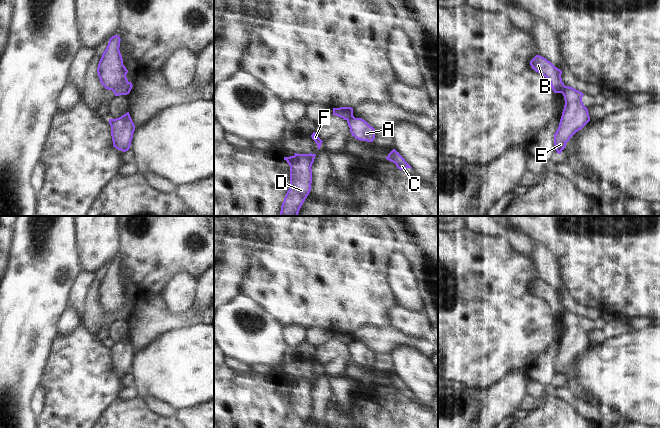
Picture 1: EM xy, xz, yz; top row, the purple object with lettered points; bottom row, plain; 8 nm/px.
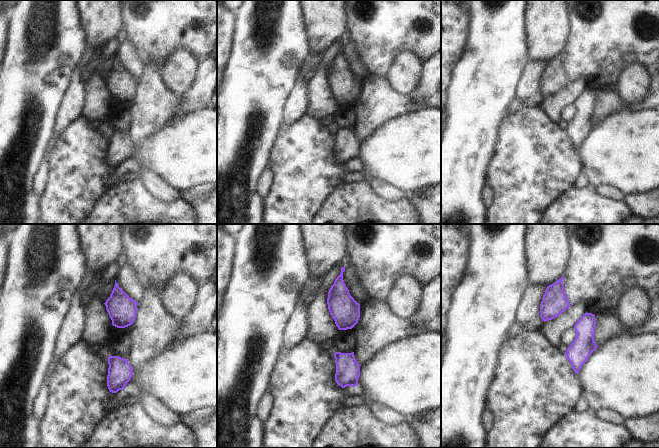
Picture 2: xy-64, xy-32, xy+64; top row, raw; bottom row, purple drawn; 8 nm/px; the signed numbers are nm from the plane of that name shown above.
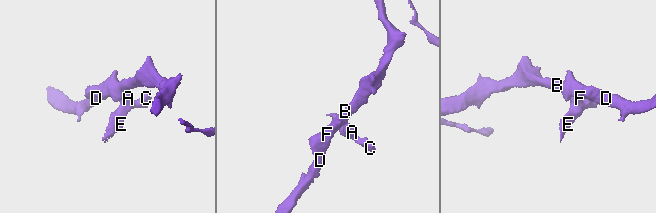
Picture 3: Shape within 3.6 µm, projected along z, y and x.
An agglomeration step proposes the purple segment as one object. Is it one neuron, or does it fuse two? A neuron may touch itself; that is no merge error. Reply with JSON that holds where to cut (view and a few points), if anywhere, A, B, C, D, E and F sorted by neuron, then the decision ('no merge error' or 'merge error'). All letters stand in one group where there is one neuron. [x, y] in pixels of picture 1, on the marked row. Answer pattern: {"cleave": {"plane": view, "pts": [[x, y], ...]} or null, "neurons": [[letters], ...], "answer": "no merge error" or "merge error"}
{"cleave": {"plane": "yz", "pts": [[565, 86], [561, 92]]}, "neurons": [["A", "C", "E"], ["B", "D", "F"]], "answer": "merge error"}

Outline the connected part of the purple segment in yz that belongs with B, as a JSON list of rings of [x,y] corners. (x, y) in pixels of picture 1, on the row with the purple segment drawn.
[[[536,55],[531,61],[530,65],[539,74],[543,75],[549,82],[554,93],[562,93],[565,85],[562,82],[562,71],[556,68],[546,58]]]

